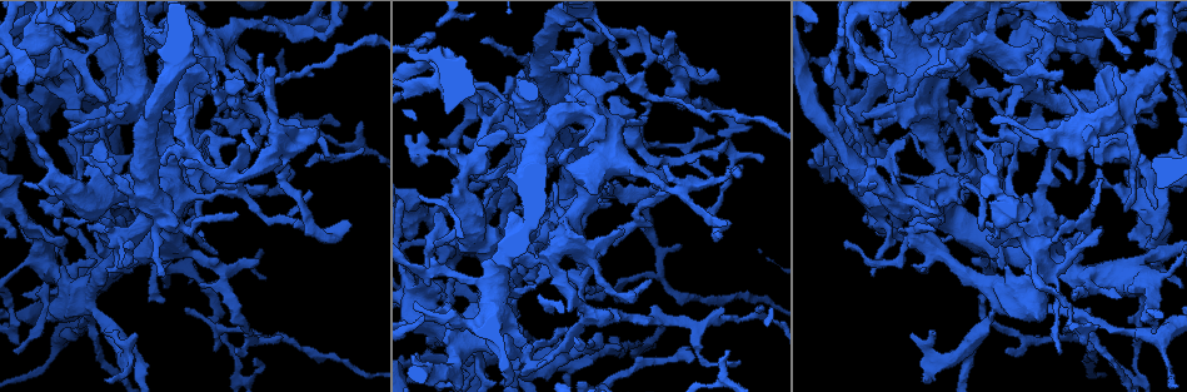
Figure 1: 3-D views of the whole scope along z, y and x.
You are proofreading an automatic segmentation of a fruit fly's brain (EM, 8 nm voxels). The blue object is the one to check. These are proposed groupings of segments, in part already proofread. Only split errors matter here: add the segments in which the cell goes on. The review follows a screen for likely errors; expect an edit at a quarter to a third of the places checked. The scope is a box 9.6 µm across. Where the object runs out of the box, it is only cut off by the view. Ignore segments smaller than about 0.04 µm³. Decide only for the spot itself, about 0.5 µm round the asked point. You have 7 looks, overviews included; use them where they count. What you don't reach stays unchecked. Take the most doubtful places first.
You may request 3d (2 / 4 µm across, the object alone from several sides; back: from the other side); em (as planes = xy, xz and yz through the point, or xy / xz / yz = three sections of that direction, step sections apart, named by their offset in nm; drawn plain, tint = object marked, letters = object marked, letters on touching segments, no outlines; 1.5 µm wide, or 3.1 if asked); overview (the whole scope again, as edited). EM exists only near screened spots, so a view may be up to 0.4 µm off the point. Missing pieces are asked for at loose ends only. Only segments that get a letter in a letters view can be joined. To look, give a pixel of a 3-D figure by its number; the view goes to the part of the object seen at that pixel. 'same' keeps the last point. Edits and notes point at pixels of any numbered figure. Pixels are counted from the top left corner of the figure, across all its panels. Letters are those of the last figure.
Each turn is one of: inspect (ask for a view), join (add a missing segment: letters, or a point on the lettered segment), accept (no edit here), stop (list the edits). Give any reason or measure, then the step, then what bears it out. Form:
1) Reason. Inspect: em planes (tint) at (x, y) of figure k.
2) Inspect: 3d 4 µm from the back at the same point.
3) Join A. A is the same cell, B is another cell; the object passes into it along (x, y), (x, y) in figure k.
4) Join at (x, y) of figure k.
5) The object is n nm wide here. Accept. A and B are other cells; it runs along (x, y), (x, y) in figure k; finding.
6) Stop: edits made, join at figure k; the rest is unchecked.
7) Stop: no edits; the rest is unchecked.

Branch stops here. Inspect: 3d 4 µm at (440, 138) of figure 1.

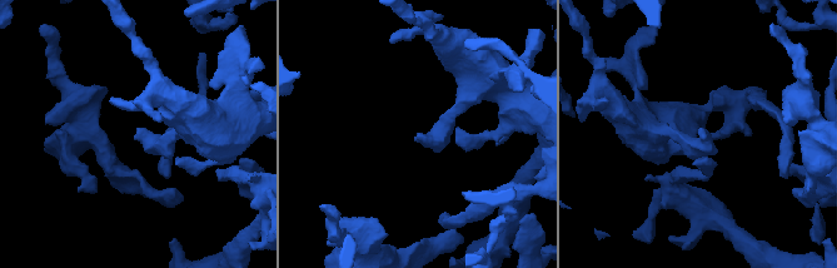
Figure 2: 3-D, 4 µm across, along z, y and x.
Inspect: em planes (letters) at (420, 135) of figure 2.

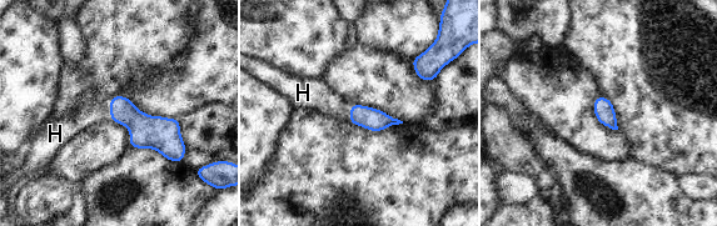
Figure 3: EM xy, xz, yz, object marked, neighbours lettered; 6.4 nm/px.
The object is 130 nm wide here. Join H. H is the same cell; the object passes into it along (143, 127), (110, 109), (94, 109) in figure 3; the cell continues.

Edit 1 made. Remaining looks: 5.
Redraw. Inspect: overview.

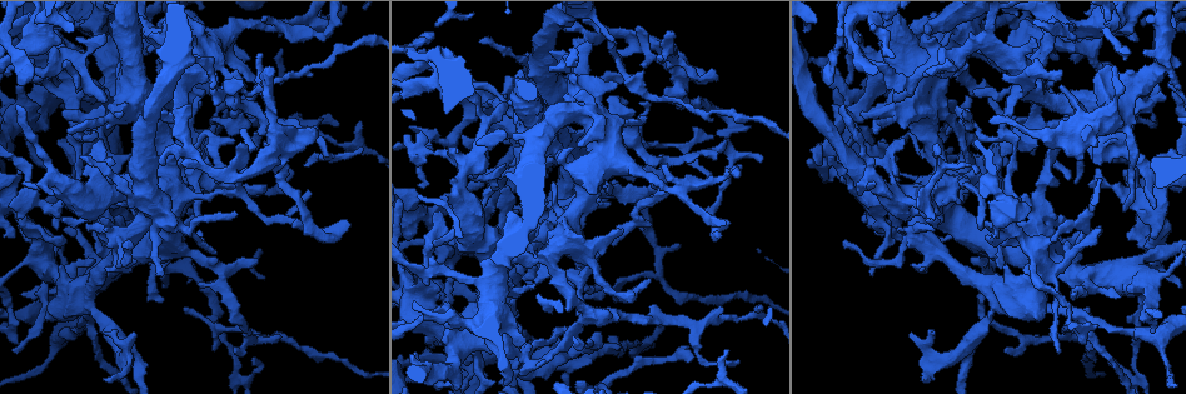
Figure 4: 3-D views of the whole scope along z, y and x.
Branch stops here. Inspect: 3d 4 µm at (310, 192) of figure 4.

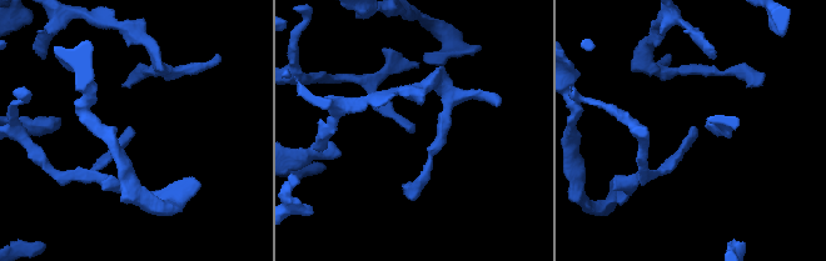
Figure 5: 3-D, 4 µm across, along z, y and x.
Now the EM. Inspect: em xy step 8 (tint) at (411, 132) of figure 5.

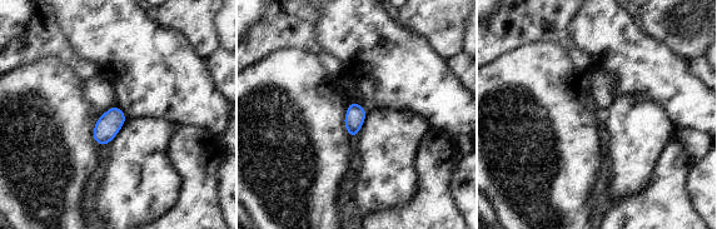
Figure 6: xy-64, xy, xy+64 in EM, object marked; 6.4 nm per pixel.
Another direction. Inspect: em planes (letters) at the same point.

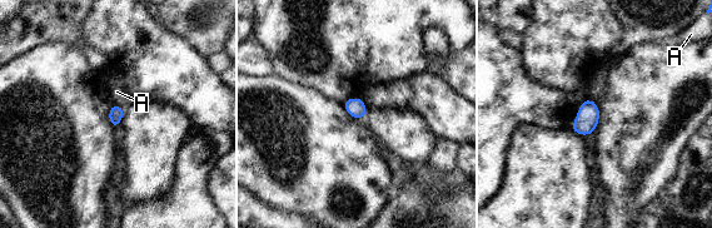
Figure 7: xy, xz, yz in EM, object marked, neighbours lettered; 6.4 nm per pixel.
Accept. A is another cell; a border runs along (113, 103), (124, 108) in figure 7; no lettered segment goes on from it.

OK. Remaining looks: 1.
Stop: edits made, join at figure 3; the rest is unchecked.

